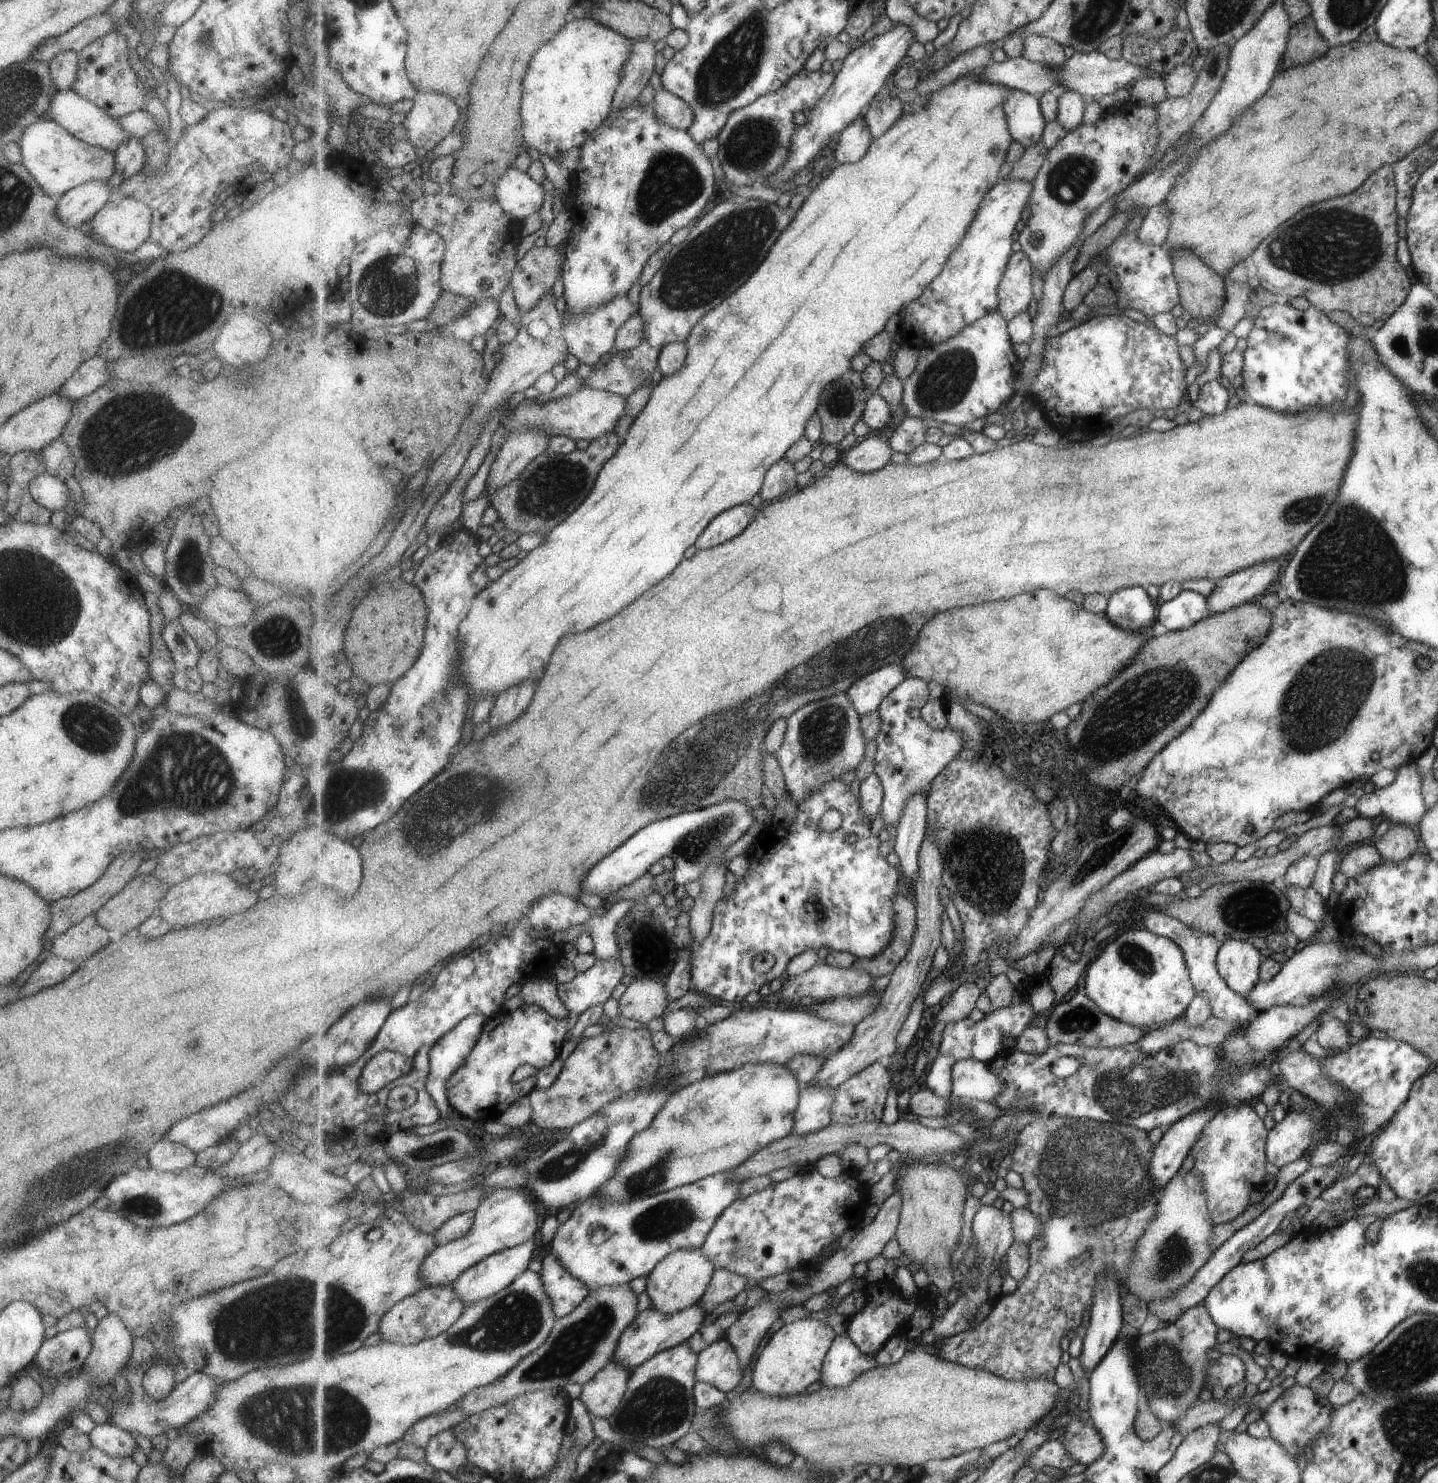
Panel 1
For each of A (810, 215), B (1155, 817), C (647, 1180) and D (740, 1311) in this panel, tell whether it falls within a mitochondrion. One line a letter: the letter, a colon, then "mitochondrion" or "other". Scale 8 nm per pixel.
A: other
B: other
C: mitochondrion
D: other

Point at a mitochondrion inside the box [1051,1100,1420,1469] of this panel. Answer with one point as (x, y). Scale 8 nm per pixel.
(1166, 1368)

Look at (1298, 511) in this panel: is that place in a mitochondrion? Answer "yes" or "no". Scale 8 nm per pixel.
yes

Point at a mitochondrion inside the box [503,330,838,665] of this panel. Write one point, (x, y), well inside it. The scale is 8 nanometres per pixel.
(556, 486)

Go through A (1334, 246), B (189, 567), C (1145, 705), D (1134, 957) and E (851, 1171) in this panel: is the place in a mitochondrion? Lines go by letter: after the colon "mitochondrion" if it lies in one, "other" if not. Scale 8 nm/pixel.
A: mitochondrion
B: mitochondrion
C: mitochondrion
D: mitochondrion
E: other

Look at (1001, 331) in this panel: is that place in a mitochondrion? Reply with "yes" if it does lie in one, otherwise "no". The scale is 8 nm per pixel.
no

